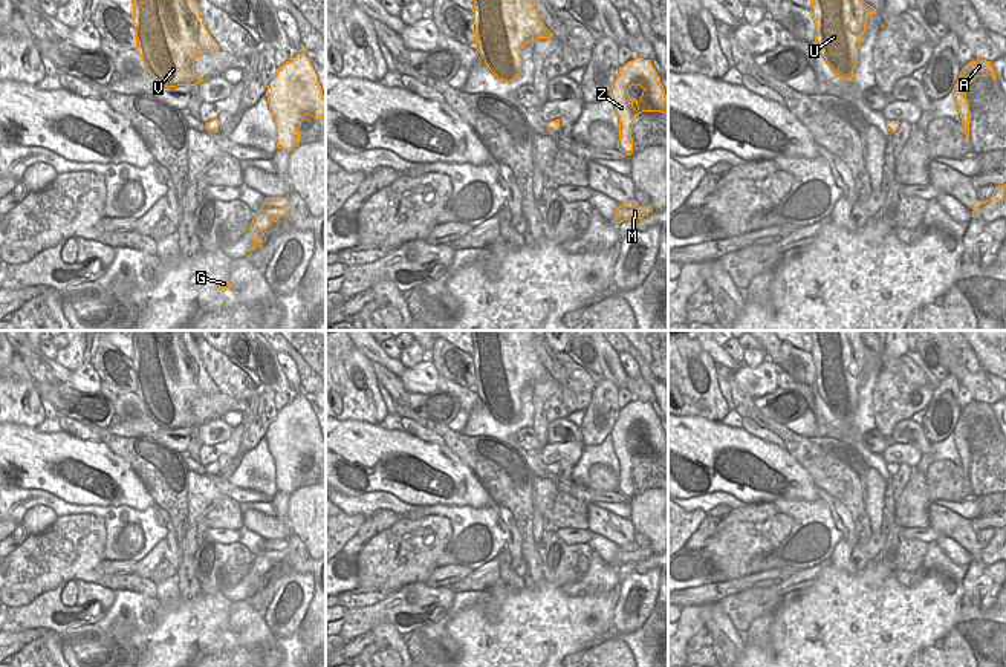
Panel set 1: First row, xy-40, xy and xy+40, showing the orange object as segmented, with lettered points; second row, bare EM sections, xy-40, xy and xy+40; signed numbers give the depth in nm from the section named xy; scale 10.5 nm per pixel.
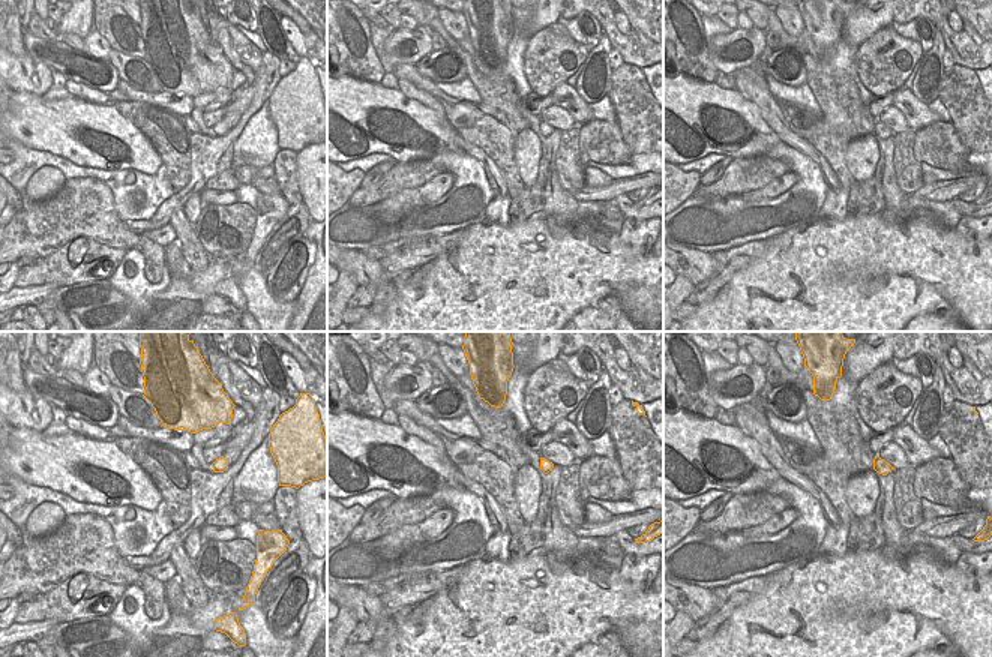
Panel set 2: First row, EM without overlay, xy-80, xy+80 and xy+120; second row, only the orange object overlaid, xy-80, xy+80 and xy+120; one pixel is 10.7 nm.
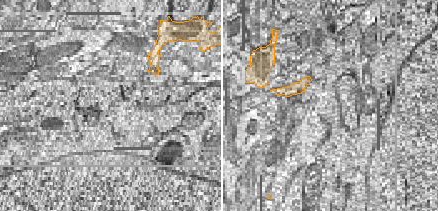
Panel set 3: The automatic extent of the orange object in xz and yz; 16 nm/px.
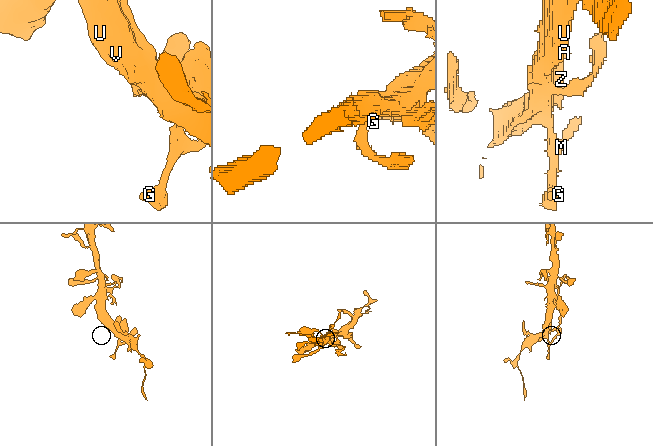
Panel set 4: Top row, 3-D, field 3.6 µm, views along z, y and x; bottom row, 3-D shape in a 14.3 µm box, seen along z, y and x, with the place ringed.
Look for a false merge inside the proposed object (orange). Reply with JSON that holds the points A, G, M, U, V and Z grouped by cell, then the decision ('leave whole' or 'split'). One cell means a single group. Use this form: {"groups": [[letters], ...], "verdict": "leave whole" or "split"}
{"groups": [["A", "G", "M", "U", "V", "Z"]], "verdict": "leave whole"}

